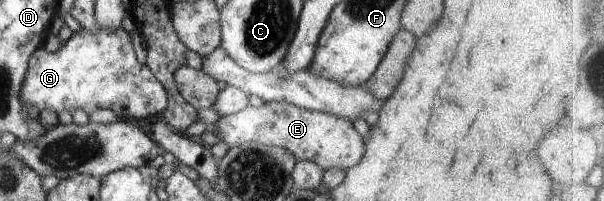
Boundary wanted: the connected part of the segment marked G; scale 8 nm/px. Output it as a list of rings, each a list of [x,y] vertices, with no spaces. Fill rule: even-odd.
[[[82,27],[59,51],[48,52],[41,47],[31,54],[20,101],[25,109],[35,107],[40,112],[53,109],[57,114],[83,109],[90,115],[96,109],[111,109],[119,120],[137,122],[147,117],[160,117],[167,107],[168,95],[156,75],[137,61],[131,34],[122,27],[116,32]]]

